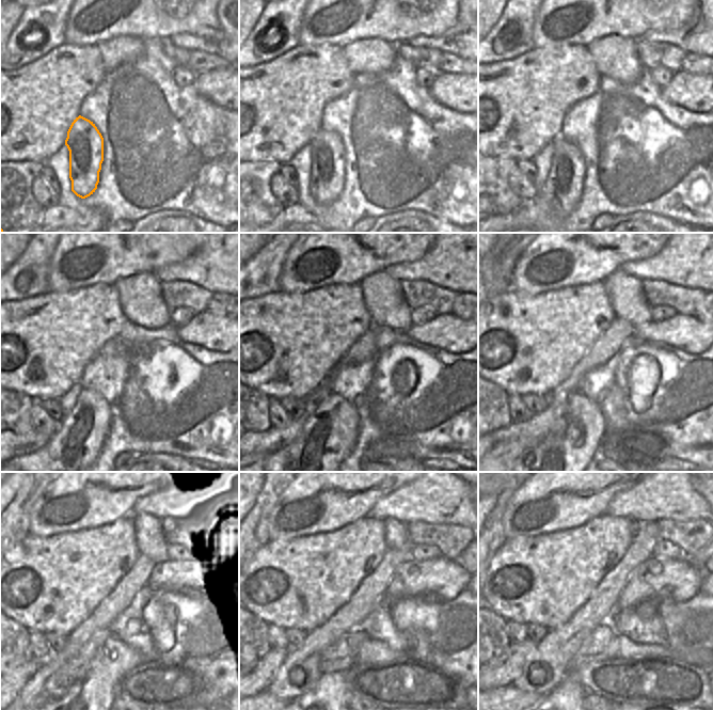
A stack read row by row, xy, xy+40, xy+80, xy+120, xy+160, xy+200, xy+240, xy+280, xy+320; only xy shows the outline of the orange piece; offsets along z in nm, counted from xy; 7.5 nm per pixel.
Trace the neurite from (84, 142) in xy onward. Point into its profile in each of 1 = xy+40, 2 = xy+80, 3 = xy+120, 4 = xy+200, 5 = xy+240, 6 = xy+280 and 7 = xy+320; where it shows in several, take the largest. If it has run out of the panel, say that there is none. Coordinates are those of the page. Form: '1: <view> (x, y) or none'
1: xy+40 (327, 150)
2: xy+80 (561, 191)
3: xy+120 (76, 445)
4: xy+200 (571, 444)
5: xy+240 (97, 689)
6: xy+280 (333, 689)
7: xy+320 (570, 689)

